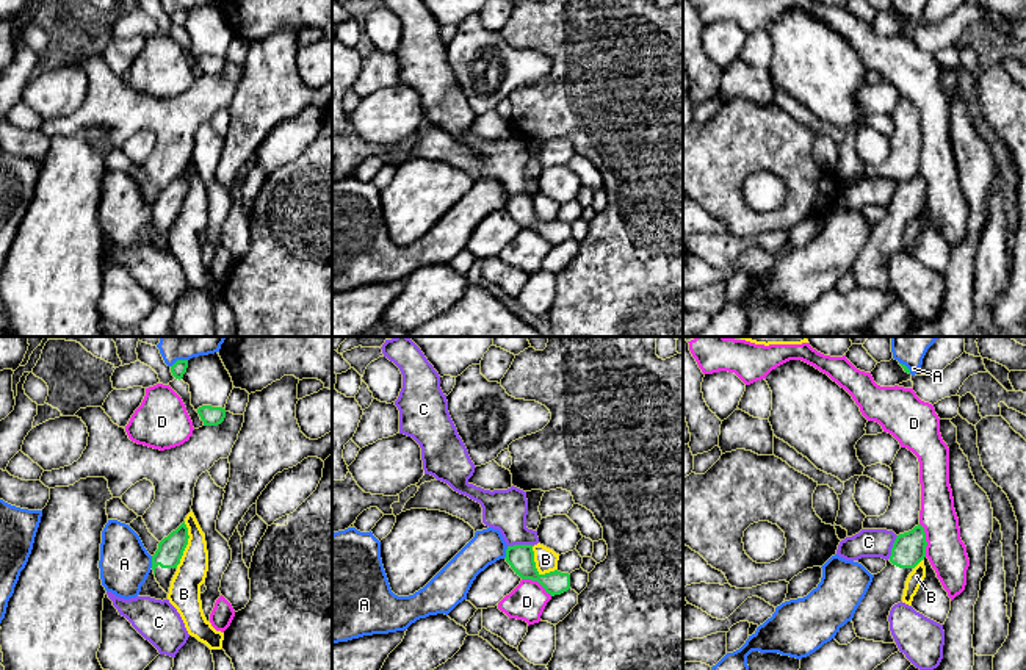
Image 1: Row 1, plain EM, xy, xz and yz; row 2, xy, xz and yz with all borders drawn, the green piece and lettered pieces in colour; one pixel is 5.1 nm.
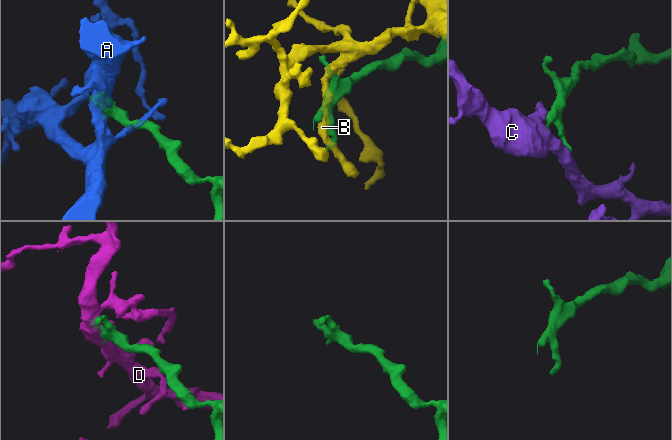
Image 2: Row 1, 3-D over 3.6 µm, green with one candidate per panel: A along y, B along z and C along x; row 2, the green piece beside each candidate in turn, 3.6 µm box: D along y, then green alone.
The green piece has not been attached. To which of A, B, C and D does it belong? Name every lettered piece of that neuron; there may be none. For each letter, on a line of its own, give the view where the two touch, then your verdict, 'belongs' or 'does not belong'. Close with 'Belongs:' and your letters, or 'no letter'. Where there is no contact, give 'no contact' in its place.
A: xy | does not belong
B: xy | does not belong
C: xz | does not belong
D: yz | does not belong
Belongs: no letter

